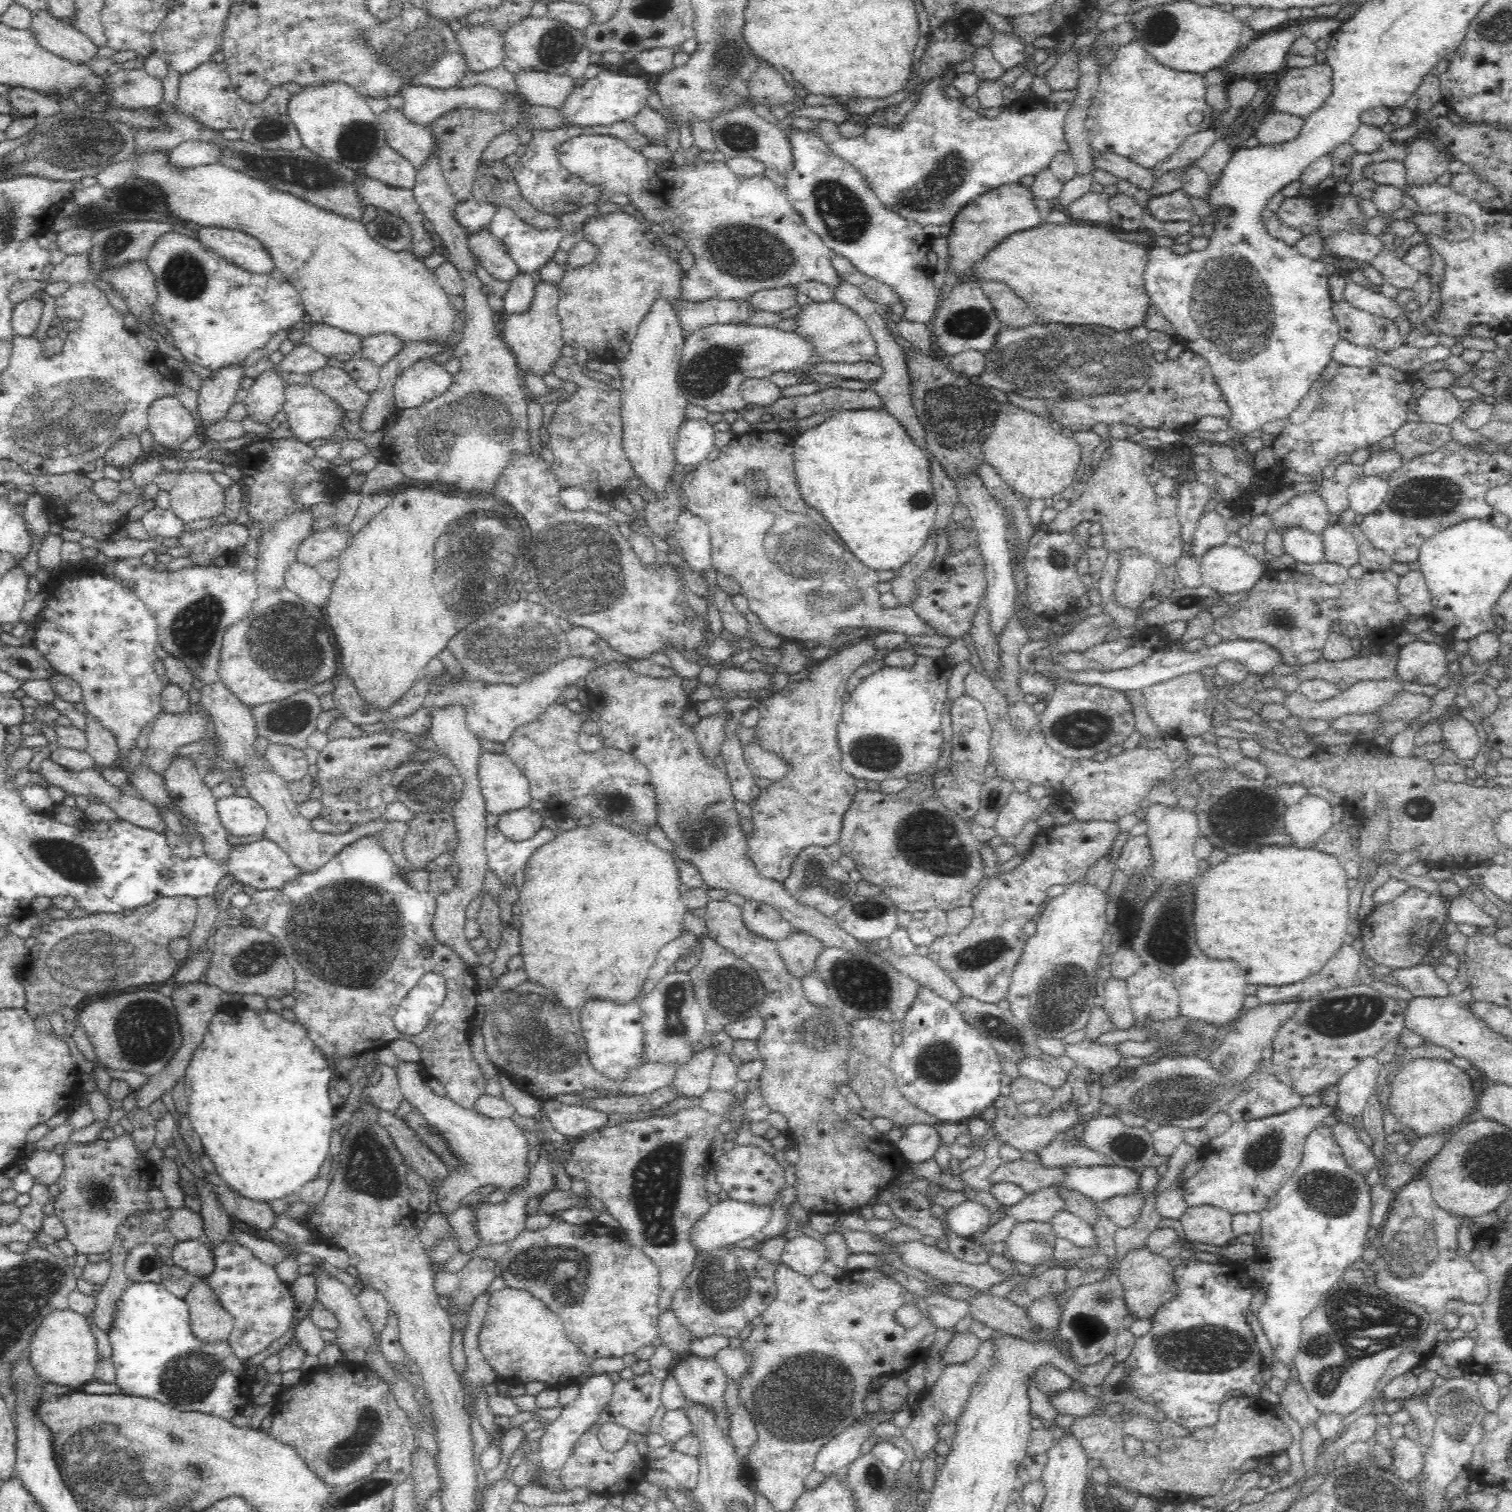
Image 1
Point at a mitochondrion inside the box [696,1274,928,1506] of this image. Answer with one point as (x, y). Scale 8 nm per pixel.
(803, 1397)

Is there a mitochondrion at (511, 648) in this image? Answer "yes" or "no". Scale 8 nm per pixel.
yes

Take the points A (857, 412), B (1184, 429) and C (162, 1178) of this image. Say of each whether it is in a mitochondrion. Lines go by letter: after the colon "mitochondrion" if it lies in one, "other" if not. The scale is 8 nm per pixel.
A: other
B: other
C: other

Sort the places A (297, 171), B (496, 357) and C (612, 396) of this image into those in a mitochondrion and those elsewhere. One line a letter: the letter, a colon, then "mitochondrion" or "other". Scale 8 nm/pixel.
A: mitochondrion
B: other
C: other

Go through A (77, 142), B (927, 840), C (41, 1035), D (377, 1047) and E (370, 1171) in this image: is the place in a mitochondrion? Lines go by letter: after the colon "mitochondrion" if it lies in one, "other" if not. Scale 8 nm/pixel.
A: mitochondrion
B: mitochondrion
C: other
D: other
E: mitochondrion

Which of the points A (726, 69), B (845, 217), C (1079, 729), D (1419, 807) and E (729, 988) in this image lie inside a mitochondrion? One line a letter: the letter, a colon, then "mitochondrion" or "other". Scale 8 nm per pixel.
A: mitochondrion
B: mitochondrion
C: mitochondrion
D: mitochondrion
E: mitochondrion

